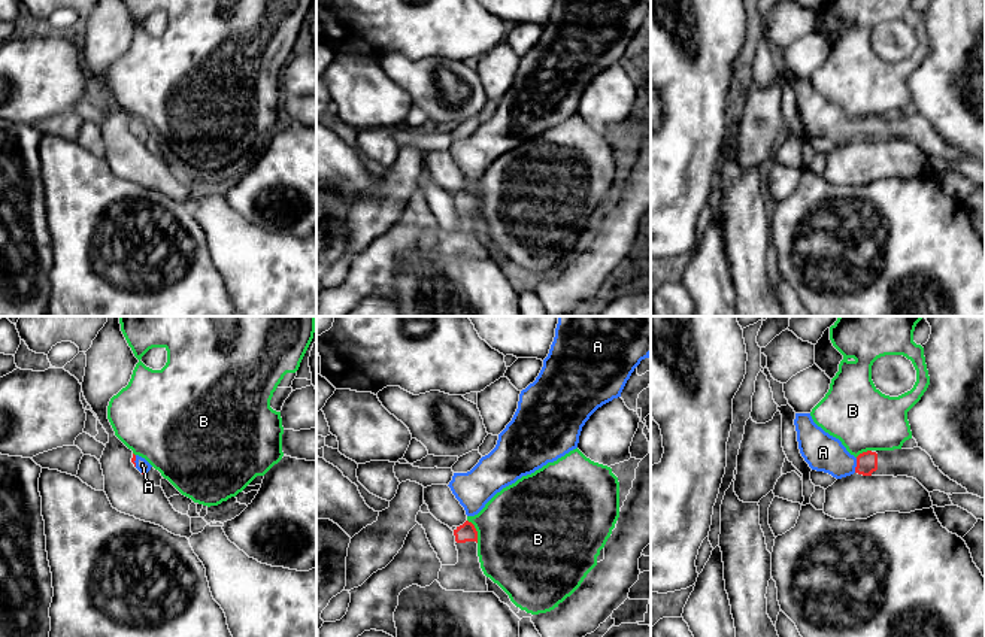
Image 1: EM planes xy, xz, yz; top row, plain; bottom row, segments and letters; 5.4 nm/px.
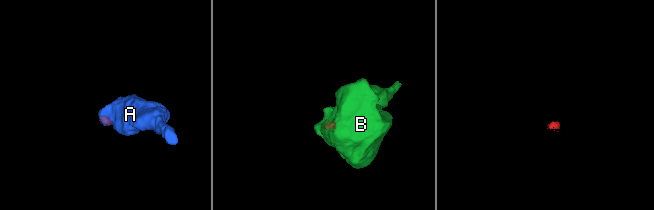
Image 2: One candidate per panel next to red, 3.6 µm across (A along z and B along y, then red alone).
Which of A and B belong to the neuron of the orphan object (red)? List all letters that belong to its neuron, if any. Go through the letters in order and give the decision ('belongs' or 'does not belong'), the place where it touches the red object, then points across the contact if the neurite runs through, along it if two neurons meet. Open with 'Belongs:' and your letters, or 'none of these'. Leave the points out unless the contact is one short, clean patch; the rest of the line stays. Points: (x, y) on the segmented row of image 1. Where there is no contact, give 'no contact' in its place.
Belongs: A
A: belongs; meets red in yz at (857, 466); runs through yz (867, 461), (857, 466), (842, 464), (823, 452)
B: does not belong; meets red in xz at (476, 531); border along xz (467, 519), (476, 531), (478, 542)

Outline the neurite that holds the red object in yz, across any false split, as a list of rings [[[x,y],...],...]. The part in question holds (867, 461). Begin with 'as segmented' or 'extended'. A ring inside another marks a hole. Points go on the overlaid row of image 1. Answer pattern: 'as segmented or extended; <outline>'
extended; [[[795,413],[794,425],[800,454],[812,470],[828,473],[836,479],[854,473],[907,476],[916,479],[928,492],[969,494],[966,488],[945,476],[921,448],[867,451],[855,458],[839,439],[818,427],[810,413]]]

